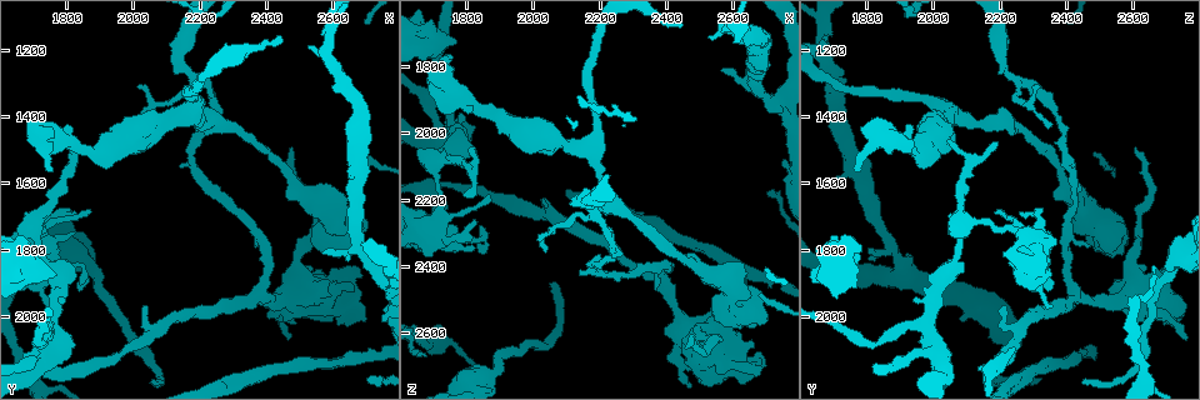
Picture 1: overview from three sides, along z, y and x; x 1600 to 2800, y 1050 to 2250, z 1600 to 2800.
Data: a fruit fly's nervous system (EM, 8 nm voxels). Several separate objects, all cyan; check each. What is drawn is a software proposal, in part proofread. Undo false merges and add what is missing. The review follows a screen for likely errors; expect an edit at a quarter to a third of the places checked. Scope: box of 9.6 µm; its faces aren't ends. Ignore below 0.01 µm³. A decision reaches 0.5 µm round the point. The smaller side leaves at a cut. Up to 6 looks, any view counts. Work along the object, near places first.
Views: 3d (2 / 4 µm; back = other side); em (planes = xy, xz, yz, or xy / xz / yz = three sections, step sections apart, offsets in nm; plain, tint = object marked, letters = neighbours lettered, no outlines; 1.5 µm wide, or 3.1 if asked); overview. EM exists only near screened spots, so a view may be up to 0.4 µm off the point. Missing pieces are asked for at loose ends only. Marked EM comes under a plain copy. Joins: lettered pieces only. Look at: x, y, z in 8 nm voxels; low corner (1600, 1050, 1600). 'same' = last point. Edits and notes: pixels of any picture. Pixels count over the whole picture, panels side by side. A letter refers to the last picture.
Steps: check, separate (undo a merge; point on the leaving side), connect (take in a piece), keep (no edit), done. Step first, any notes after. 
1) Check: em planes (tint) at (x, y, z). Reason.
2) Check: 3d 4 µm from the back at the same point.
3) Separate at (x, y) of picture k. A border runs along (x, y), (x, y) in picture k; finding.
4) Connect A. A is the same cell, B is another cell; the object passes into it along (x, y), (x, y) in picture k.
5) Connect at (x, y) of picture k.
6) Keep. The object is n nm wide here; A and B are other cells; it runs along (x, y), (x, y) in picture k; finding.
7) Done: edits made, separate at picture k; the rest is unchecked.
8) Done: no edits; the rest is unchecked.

Check: em yz step 8 (tint) at (2480, 1500, 2610). Thin end.

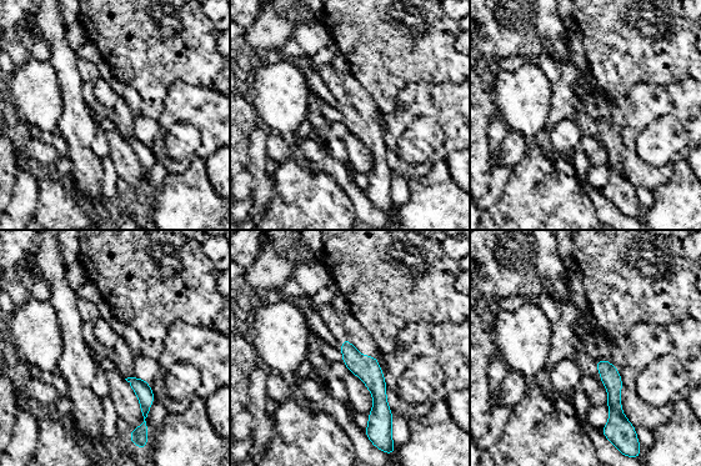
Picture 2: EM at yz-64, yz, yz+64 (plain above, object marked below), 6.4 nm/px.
Check: em xz step 4 (letters) at the same point.

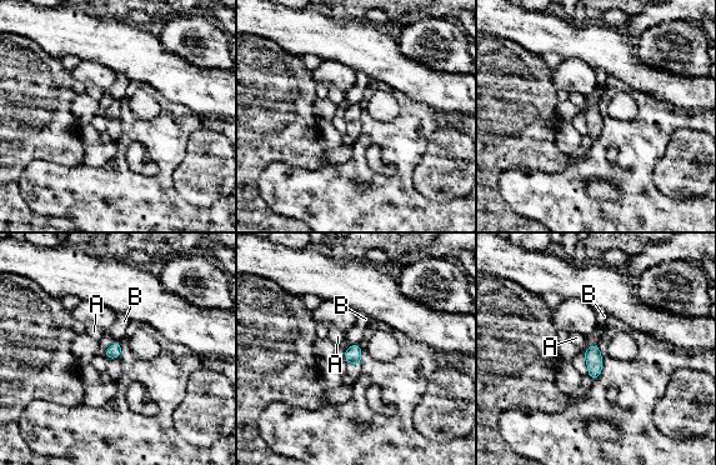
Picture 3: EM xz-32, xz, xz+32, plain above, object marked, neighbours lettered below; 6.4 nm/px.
Keep. The longest contact is with B, 80 nm; A and B are other cells; a border runs along (360, 344), (349, 346) in picture 3; none of them fits.

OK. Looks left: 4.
Check: 3d 4 µm at (2430, 1160, 1680). Thin end.

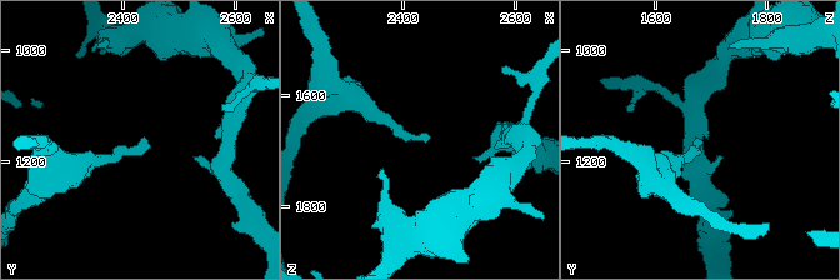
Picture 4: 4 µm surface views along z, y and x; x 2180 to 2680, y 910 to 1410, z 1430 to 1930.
Check: em planes (letters) at (2435, 1150, 1675). Need the tissue.

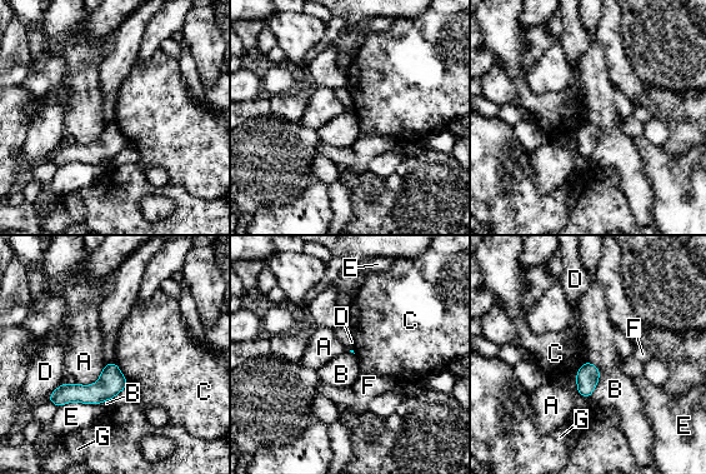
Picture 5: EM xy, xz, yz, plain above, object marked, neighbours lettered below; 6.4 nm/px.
Keep. A, B, C, D, E, F and G are other cells; none of them fits.

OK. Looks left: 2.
Check: 3d 4 µm at (1780, 1880, 1730). Thick end.

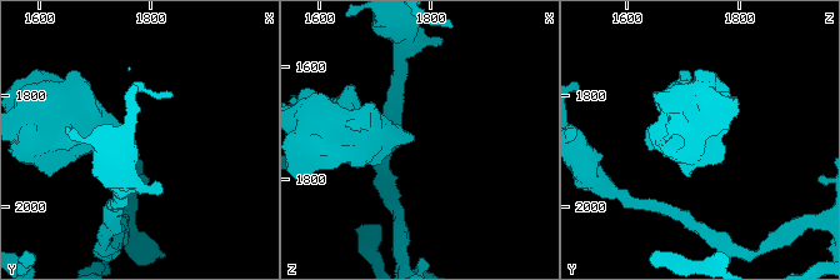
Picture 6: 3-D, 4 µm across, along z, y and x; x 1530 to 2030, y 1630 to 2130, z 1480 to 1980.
Check: em planes (letters) at the same point.

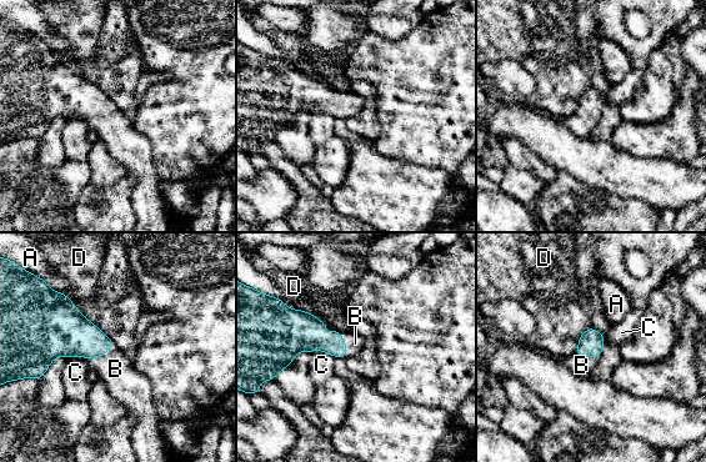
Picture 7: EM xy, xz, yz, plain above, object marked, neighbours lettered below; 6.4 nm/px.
Connect B. The longest contact is with D, 460 nm; B is the same cell, A, C and D are other cells; the object passes into it along (68, 334), (99, 356), (115, 368) in picture 7; the neuron continues.

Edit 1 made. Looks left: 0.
Done: edits made, connect at picture 7; the rest is unchecked.

